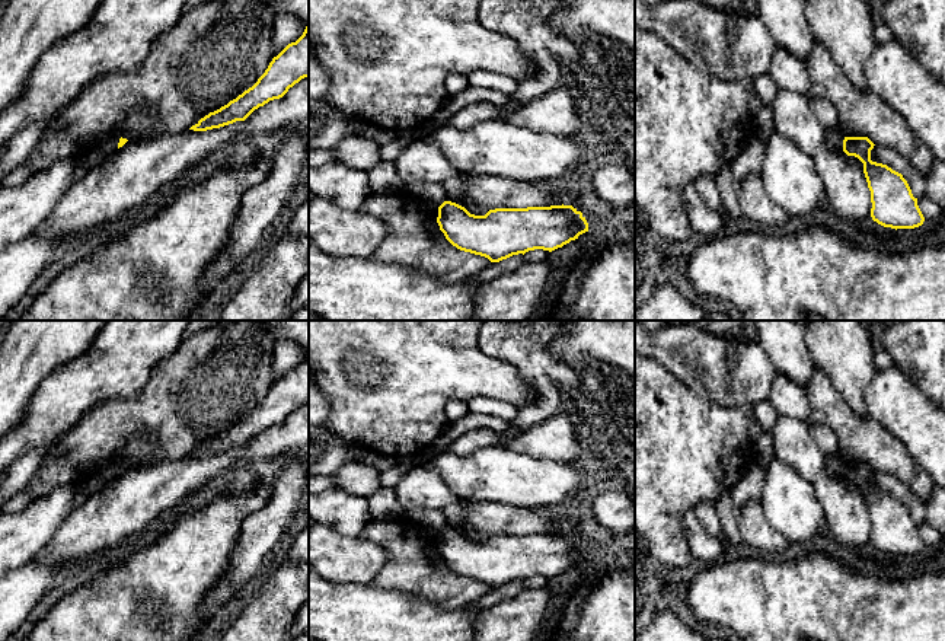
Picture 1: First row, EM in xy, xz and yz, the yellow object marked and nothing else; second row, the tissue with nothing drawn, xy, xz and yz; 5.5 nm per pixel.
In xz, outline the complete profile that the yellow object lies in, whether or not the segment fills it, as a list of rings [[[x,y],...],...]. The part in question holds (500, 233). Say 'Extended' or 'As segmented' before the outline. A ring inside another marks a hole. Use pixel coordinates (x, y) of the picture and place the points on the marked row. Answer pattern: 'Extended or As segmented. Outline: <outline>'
As segmented. Outline: [[[444,201],[437,223],[460,251],[499,262],[534,249],[555,251],[588,232],[588,223],[572,205],[495,208],[485,216]]]

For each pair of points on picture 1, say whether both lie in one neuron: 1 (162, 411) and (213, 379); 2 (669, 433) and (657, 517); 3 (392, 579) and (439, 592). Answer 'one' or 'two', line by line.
1: one
2: one
3: one

